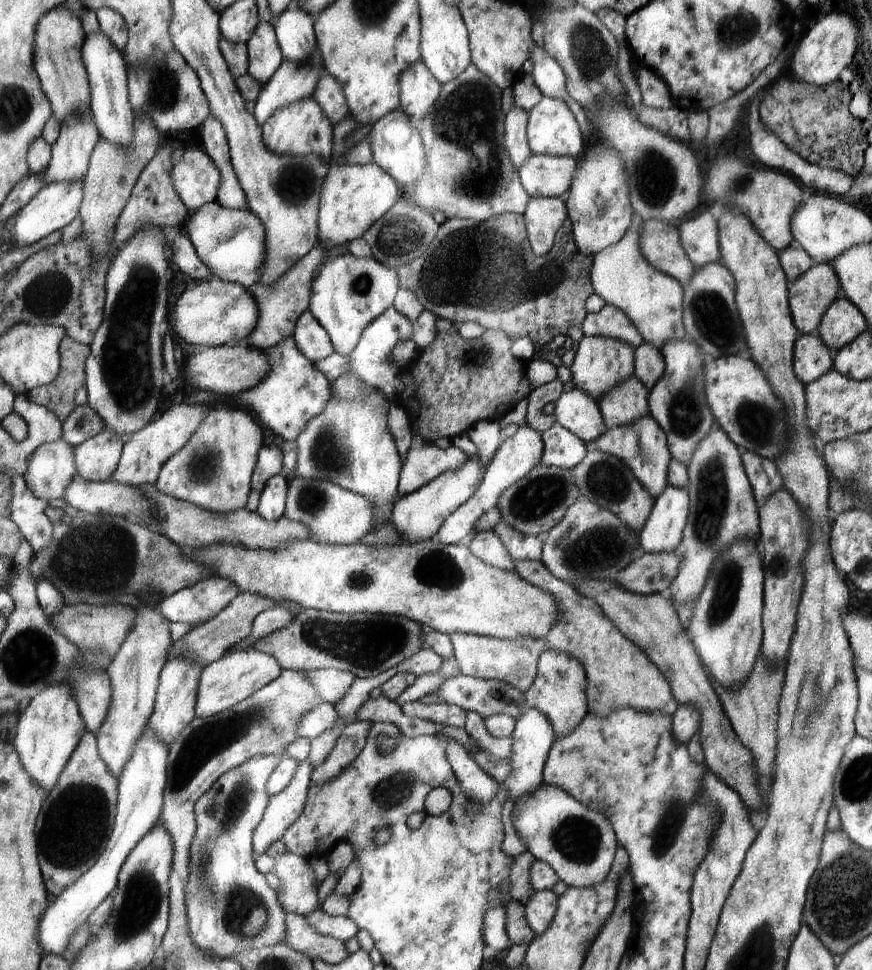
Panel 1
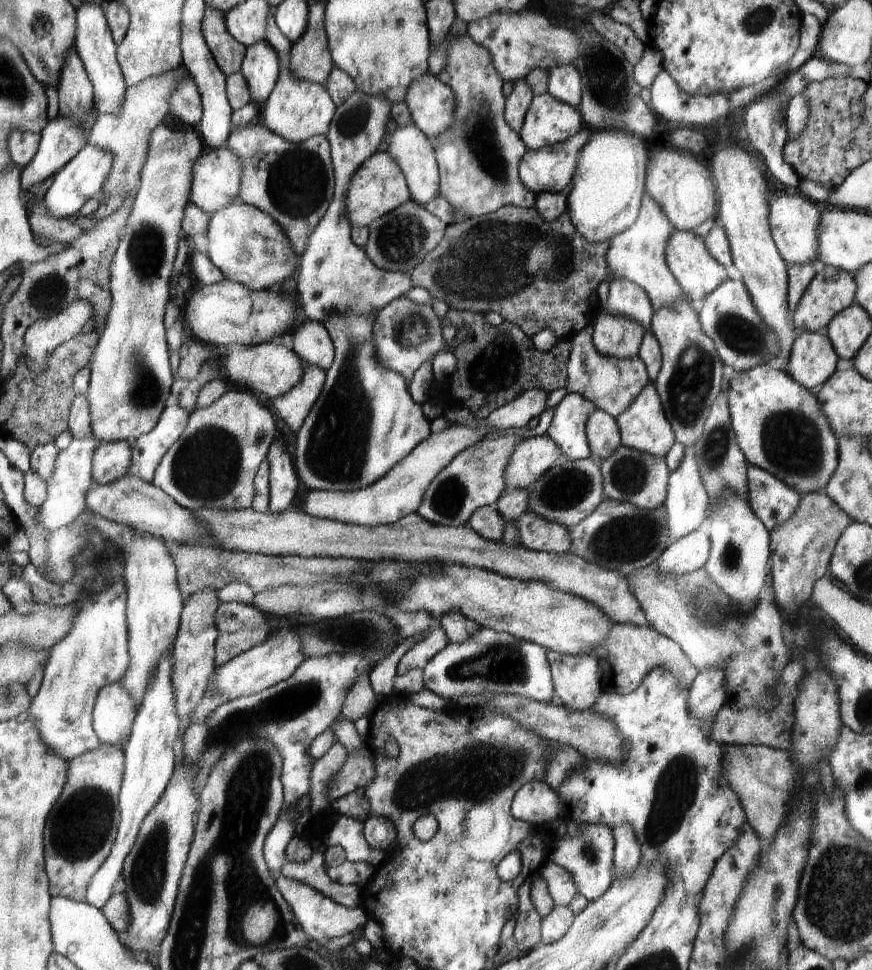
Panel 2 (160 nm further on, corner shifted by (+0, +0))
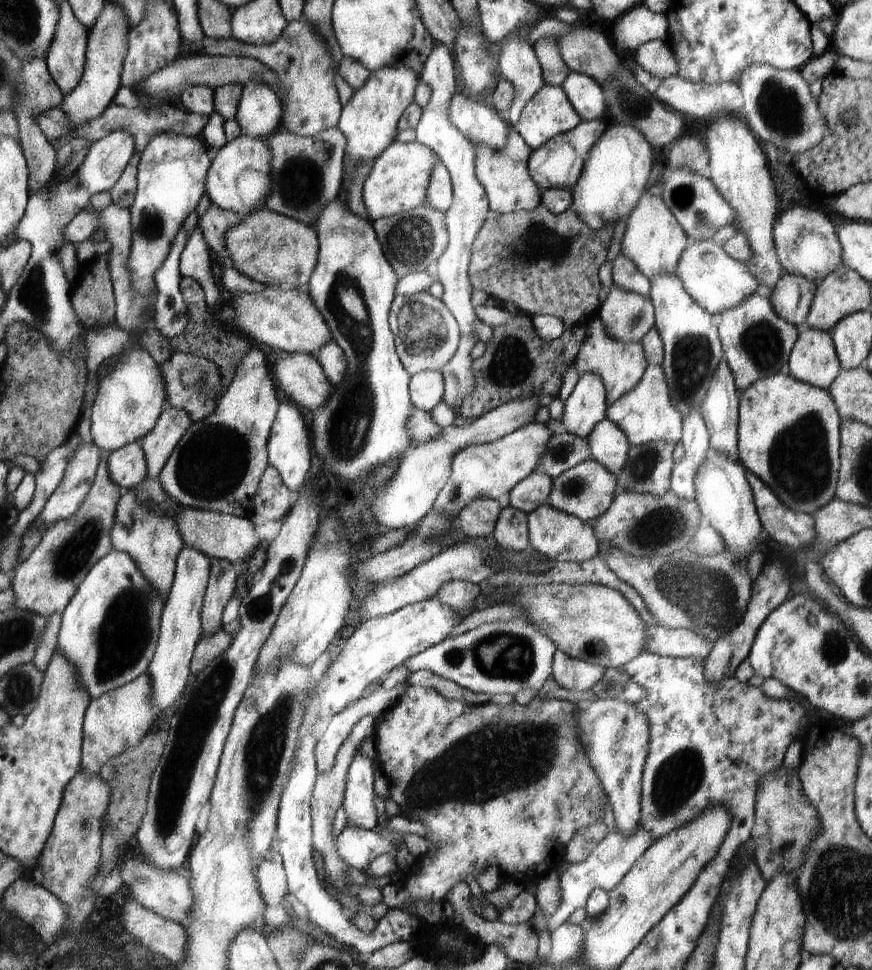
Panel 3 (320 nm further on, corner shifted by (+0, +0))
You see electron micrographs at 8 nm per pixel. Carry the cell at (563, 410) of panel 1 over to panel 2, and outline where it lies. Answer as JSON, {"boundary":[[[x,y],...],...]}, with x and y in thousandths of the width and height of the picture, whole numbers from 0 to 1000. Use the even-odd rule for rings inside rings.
{"boundary":[[[683,423],[674,433],[673,453],[681,473],[697,473],[713,460],[709,433],[692,423]]]}

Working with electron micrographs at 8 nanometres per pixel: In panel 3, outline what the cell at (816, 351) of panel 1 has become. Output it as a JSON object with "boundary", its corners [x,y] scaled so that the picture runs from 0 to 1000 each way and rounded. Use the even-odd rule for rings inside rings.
{"boundary":[[[919,338],[901,384],[913,392],[942,401],[952,400],[963,387],[955,340]]]}

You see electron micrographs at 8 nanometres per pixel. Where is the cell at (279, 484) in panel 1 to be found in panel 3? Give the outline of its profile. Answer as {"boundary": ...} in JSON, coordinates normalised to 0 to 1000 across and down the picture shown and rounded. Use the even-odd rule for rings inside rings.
{"boundary":[[[331,413],[322,414],[320,427],[317,428],[310,456],[307,457],[307,474],[319,485],[326,499],[334,505],[336,510],[342,509],[353,491],[356,491],[358,460],[356,441],[351,439],[351,435],[339,418]]]}

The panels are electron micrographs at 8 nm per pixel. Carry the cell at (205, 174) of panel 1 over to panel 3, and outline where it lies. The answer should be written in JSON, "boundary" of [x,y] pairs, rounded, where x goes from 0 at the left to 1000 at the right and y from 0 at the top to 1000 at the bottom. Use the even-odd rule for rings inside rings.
{"boundary":[[[276,138],[243,159],[243,165],[235,199],[245,211],[265,216],[274,221],[275,225],[284,224],[295,215],[305,212],[312,194],[313,166],[313,157],[305,144]]]}

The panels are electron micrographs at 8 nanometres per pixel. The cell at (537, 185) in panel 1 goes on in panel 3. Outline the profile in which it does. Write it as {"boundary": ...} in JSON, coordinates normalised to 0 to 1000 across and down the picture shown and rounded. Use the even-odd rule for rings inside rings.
{"boundary":[[[670,125],[658,132],[658,134],[636,140],[627,144],[622,152],[610,155],[608,165],[606,165],[606,175],[610,186],[618,191],[619,196],[644,194],[644,192],[656,192],[666,184],[673,165],[678,163],[678,156],[683,146],[692,140],[692,135],[697,131],[696,126]]]}

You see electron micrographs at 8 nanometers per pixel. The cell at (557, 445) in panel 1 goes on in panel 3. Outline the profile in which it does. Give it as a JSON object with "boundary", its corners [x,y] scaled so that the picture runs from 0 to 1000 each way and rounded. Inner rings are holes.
{"boundary":[[[672,382],[647,415],[646,437],[641,444],[677,449],[680,442],[696,431],[696,400],[686,385]]]}

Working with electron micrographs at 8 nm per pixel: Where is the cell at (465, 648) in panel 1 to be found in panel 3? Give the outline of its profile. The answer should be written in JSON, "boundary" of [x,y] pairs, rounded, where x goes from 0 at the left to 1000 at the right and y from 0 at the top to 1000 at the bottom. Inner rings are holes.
{"boundary":[[[515,598],[503,606],[501,616],[506,622],[519,627],[533,637],[542,629],[542,621],[553,606],[533,598]]]}

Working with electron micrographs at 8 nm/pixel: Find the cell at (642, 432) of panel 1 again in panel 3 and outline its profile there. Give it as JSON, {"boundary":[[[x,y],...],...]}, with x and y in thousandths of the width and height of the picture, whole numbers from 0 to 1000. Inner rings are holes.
{"boundary":[[[759,375],[743,376],[734,394],[696,420],[696,431],[719,448],[725,459],[732,460],[756,454],[778,458],[782,453],[783,432],[781,425],[771,414],[771,404]]]}

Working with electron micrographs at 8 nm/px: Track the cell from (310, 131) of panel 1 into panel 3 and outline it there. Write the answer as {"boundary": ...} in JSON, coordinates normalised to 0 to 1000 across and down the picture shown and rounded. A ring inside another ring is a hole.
{"boundary":[[[344,18],[342,21],[333,23],[326,37],[315,41],[308,46],[283,46],[268,39],[264,40],[242,40],[235,35],[231,39],[231,56],[222,56],[216,42],[208,40],[206,58],[203,62],[211,59],[222,59],[227,57],[257,57],[257,58],[276,58],[291,59],[299,65],[307,67],[320,80],[322,92],[329,97],[323,104],[325,109],[325,128],[323,134],[330,137],[337,137],[347,141],[358,141],[366,138],[367,135],[382,133],[388,130],[389,123],[392,120],[393,111],[388,103],[388,96],[383,88],[383,76],[386,74],[386,66],[382,57],[380,45],[361,30],[361,27],[351,19]]]}

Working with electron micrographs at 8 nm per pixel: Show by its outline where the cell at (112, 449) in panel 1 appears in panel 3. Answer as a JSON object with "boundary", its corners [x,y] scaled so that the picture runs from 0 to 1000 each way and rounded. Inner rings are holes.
{"boundary":[[[158,456],[127,466],[123,472],[126,493],[141,505],[158,502],[170,493],[170,478],[164,460]]]}

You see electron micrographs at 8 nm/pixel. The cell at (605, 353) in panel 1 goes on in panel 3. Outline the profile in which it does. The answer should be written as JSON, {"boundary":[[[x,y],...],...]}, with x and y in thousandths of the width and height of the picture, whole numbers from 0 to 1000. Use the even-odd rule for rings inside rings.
{"boundary":[[[703,294],[688,319],[688,330],[697,344],[712,352],[735,352],[751,336],[745,305]]]}

